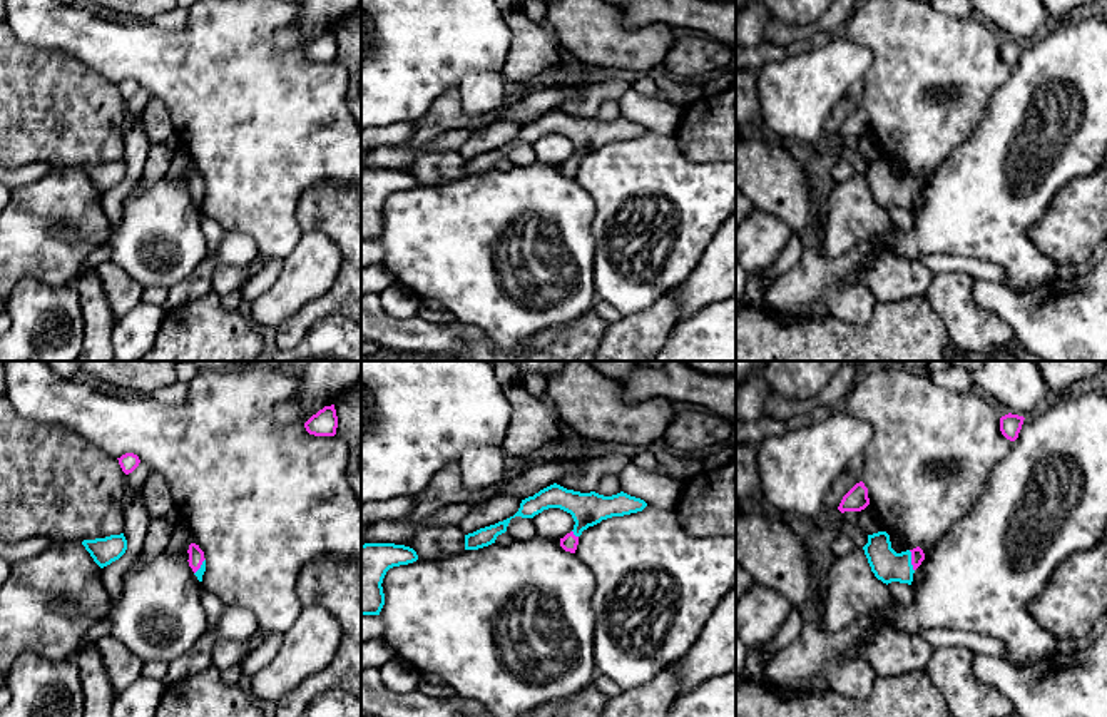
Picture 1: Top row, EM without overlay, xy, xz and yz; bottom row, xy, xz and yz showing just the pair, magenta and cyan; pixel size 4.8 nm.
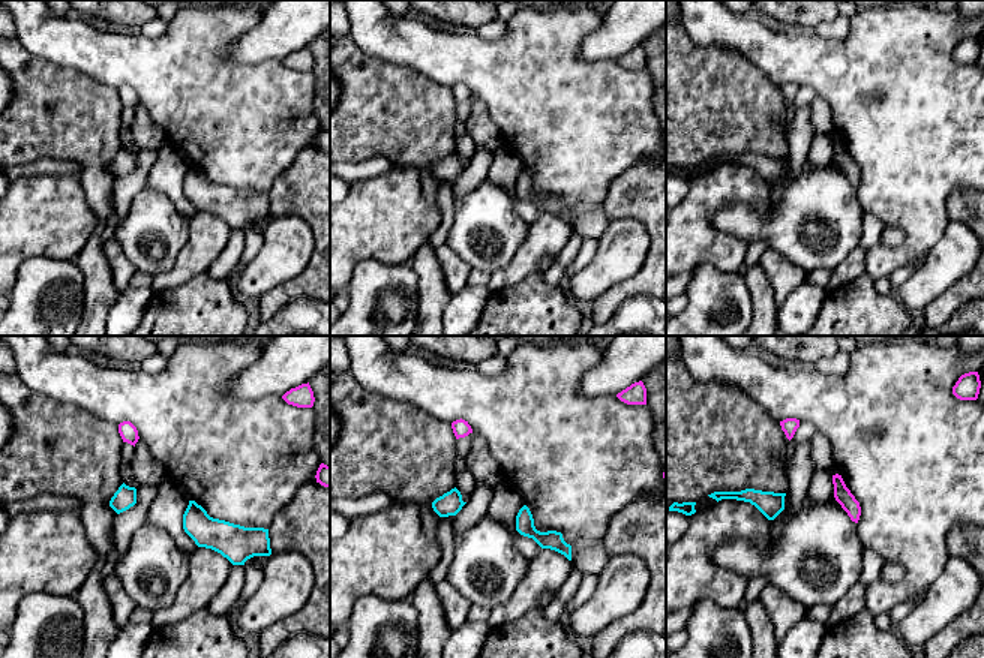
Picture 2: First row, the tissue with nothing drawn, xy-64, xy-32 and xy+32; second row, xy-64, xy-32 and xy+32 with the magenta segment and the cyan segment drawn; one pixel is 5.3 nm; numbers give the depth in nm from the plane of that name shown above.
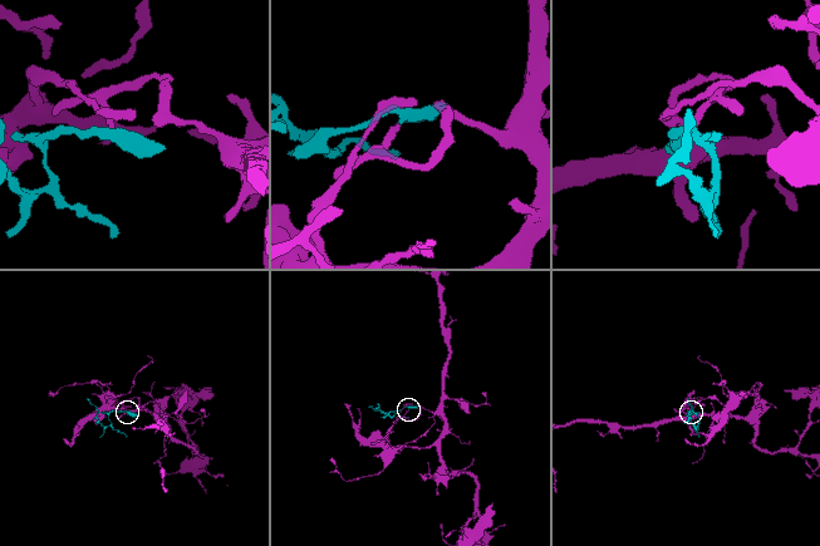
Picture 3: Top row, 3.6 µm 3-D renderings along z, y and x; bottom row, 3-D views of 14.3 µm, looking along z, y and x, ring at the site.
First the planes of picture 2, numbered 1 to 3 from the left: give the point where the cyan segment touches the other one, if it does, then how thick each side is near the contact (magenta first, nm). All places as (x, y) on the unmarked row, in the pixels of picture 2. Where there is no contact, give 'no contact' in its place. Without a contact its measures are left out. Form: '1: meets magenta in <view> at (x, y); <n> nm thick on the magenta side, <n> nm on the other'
1: no contact
2: no contact
3: no contact

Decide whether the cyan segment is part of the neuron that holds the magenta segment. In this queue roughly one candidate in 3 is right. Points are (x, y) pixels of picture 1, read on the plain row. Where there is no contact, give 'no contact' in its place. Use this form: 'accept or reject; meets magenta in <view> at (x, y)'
accept; meets magenta in yz at (912, 186)

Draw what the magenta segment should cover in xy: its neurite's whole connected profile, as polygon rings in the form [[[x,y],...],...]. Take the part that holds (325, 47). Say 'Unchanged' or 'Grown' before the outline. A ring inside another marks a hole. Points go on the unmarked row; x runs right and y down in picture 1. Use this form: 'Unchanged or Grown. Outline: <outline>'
Unchanged. Outline: [[[334,30],[324,32],[316,40],[313,40],[306,48],[304,53],[309,60],[314,62],[334,62],[338,53],[338,42]]]

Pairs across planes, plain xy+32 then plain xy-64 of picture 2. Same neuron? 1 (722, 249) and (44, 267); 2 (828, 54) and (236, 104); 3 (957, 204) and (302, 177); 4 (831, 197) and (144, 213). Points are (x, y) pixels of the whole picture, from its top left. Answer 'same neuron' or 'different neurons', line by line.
1: different neurons
2: same neuron
3: same neuron
4: same neuron

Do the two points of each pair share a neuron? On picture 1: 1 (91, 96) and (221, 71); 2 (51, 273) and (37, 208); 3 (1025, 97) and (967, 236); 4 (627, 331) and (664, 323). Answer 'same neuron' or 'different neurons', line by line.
1: different neurons
2: same neuron
3: same neuron
4: same neuron

